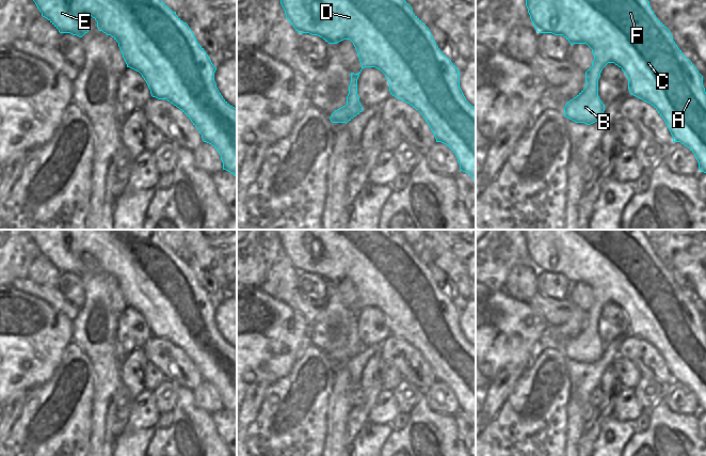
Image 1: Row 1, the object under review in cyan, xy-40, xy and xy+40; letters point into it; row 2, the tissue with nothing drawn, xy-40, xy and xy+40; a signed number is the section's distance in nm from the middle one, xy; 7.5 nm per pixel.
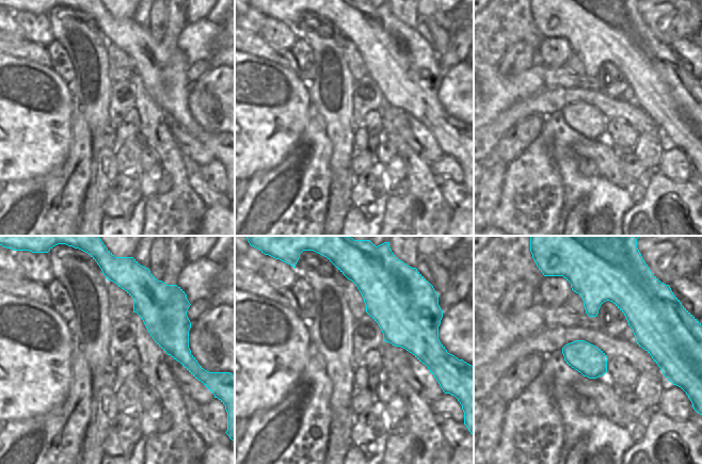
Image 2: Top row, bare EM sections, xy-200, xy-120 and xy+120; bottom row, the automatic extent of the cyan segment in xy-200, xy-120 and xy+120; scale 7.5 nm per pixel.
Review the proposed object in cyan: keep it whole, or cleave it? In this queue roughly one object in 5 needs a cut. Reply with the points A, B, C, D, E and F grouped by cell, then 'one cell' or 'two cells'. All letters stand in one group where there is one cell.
A B C D E F | one cell

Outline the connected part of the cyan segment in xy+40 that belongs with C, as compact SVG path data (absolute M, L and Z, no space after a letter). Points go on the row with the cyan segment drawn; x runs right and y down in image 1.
M526 0L526 6L528 9L528 13L534 29L539 33L552 33L555 35L563 35L571 43L571 45L587 44L592 49L594 60L592 62L592 66L585 72L585 88L576 97L566 103L565 107L563 108L563 114L565 117L576 123L584 123L587 125L591 125L603 117L605 105L598 96L598 79L603 68L608 63L614 63L621 67L626 75L628 79L629 93L651 104L658 111L660 116L664 120L673 137L673 142L680 142L687 146L694 154L699 162L700 171L706 173L706 92L703 85L703 76L699 73L692 62L687 59L681 50L677 47L673 41L673 36L670 30L656 17L652 11L648 0Z

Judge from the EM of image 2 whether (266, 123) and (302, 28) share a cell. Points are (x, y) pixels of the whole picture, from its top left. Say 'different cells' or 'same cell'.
different cells

